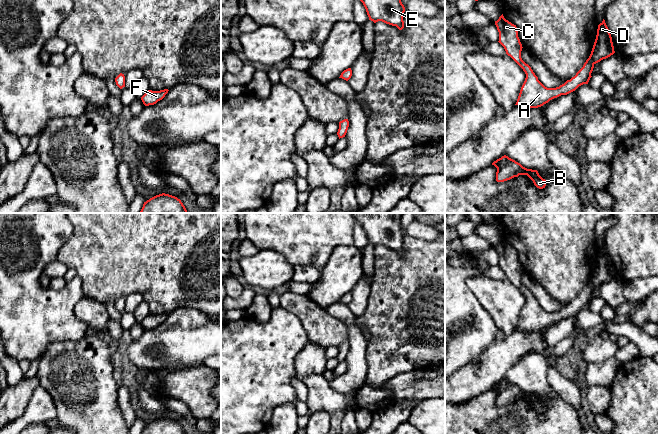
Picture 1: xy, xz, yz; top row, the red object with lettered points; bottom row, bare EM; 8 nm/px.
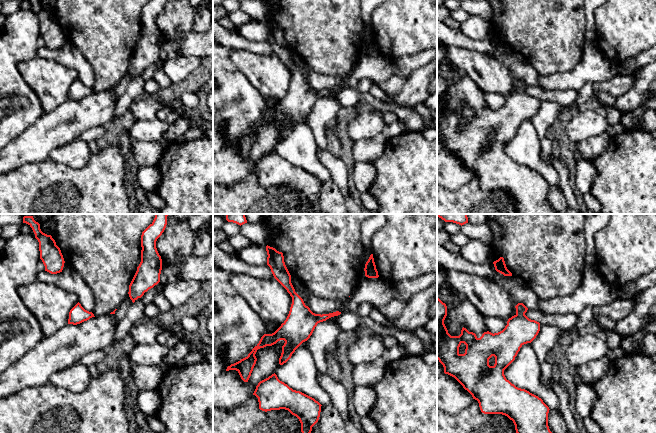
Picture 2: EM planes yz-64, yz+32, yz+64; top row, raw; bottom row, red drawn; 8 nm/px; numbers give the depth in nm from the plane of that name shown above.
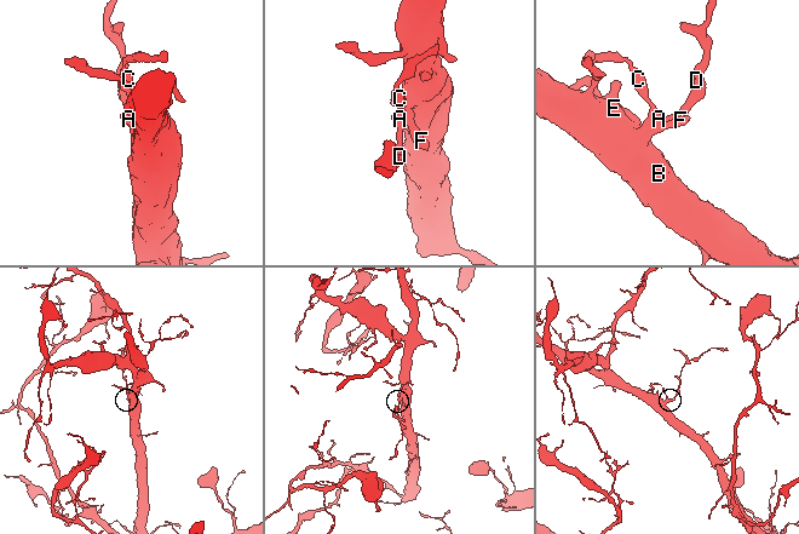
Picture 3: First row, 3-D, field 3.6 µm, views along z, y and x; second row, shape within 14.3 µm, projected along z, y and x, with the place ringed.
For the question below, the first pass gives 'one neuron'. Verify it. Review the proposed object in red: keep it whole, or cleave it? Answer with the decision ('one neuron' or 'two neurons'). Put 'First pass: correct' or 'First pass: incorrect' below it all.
one neuron
First pass: correct

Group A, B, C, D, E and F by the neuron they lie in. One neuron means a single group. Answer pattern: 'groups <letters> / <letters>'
groups A B C D E F

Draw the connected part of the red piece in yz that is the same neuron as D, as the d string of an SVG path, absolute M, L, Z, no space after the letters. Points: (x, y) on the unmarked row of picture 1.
M503 238L495 245L499 256L499 267L525 296L526 302L521 311L517 326L522 332L538 332L550 324L575 315L579 310L588 308L594 289L615 277L612 261L605 244L598 249L596 263L589 282L574 301L556 312L545 311L535 299L531 291L521 282L522 268L518 261L516 249L506 244Z

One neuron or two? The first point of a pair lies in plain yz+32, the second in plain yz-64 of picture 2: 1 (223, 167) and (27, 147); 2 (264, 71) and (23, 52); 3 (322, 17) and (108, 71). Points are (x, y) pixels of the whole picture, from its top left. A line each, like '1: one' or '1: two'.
1: one
2: two
3: one

